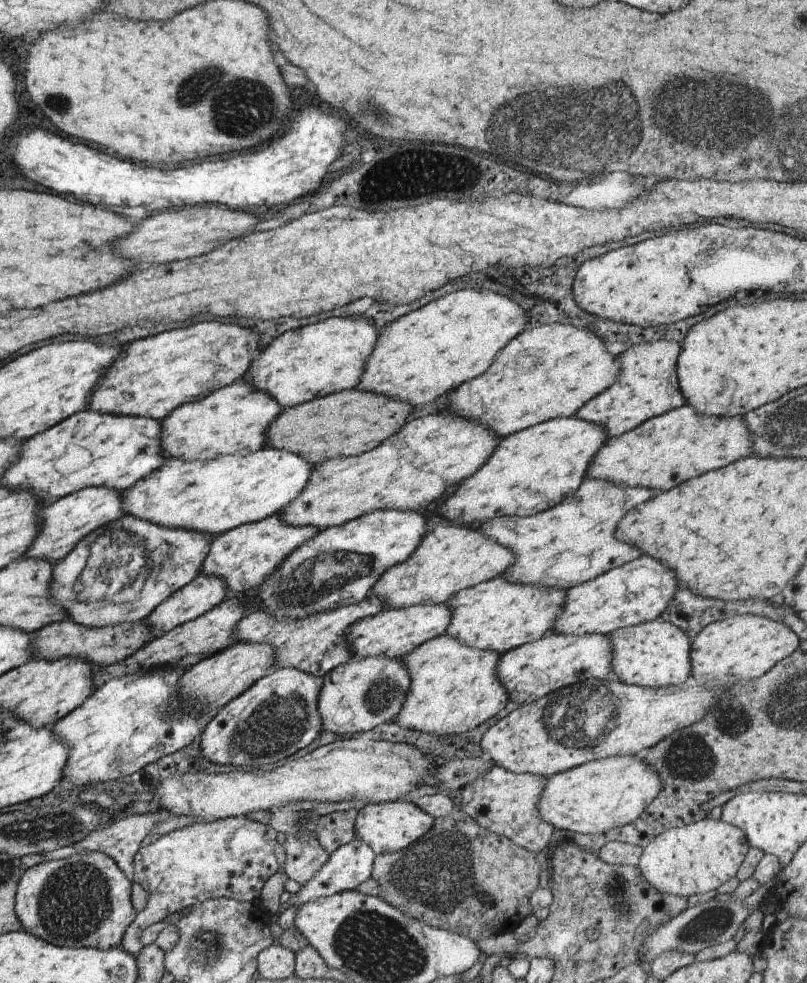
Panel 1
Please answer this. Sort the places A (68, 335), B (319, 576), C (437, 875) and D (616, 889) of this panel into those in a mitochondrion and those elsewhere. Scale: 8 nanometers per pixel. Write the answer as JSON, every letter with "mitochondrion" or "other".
{"A":"other","B":"mitochondrion","C":"mitochondrion","D":"mitochondrion"}

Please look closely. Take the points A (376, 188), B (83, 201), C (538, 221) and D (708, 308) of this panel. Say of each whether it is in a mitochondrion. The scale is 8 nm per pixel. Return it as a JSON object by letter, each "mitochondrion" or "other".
{"A":"mitochondrion","B":"other","C":"other","D":"other"}

